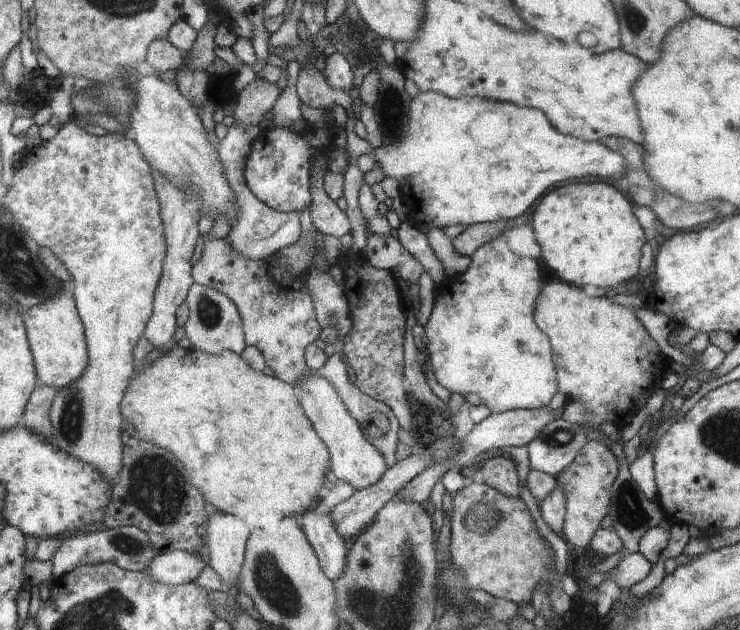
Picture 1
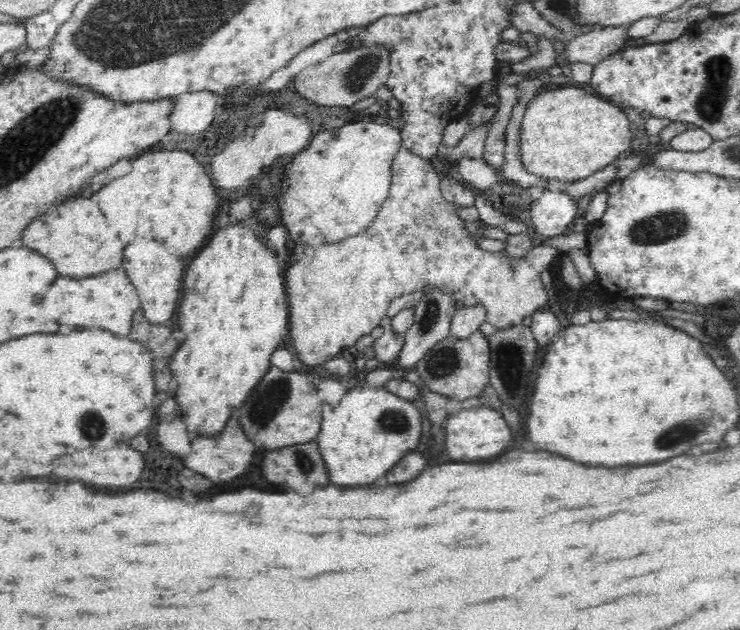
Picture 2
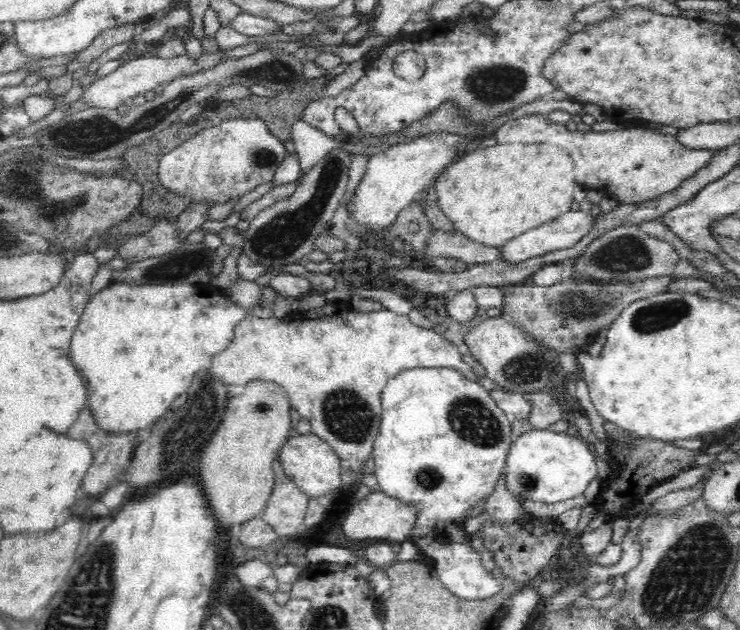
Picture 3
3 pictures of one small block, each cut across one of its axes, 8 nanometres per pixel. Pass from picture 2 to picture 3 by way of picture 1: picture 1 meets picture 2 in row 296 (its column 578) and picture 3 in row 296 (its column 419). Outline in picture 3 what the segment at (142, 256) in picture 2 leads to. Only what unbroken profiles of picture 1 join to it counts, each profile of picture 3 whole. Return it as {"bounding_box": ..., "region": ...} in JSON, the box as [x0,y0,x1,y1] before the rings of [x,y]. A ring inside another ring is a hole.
{"bounding_box":[69,283,249,436],"region":[[[128,283],[110,284],[106,288],[102,288],[98,294],[89,298],[87,306],[83,311],[82,317],[76,332],[74,331],[74,338],[72,338],[72,344],[70,344],[69,354],[72,354],[72,360],[80,372],[84,374],[86,378],[86,384],[88,384],[88,402],[86,407],[91,411],[91,416],[95,420],[96,426],[99,430],[102,430],[104,434],[137,434],[143,436],[150,429],[152,424],[157,420],[165,417],[169,414],[170,404],[178,398],[181,394],[186,392],[193,384],[193,376],[198,371],[209,369],[212,364],[212,357],[221,350],[228,348],[234,338],[234,331],[237,325],[249,316],[248,310],[243,307],[237,306],[235,302],[232,302],[229,298],[226,299],[224,304],[216,304],[214,298],[218,298],[216,294],[214,296],[174,296],[172,294],[172,286],[166,286],[166,283],[151,283],[144,285],[130,285]]]}

